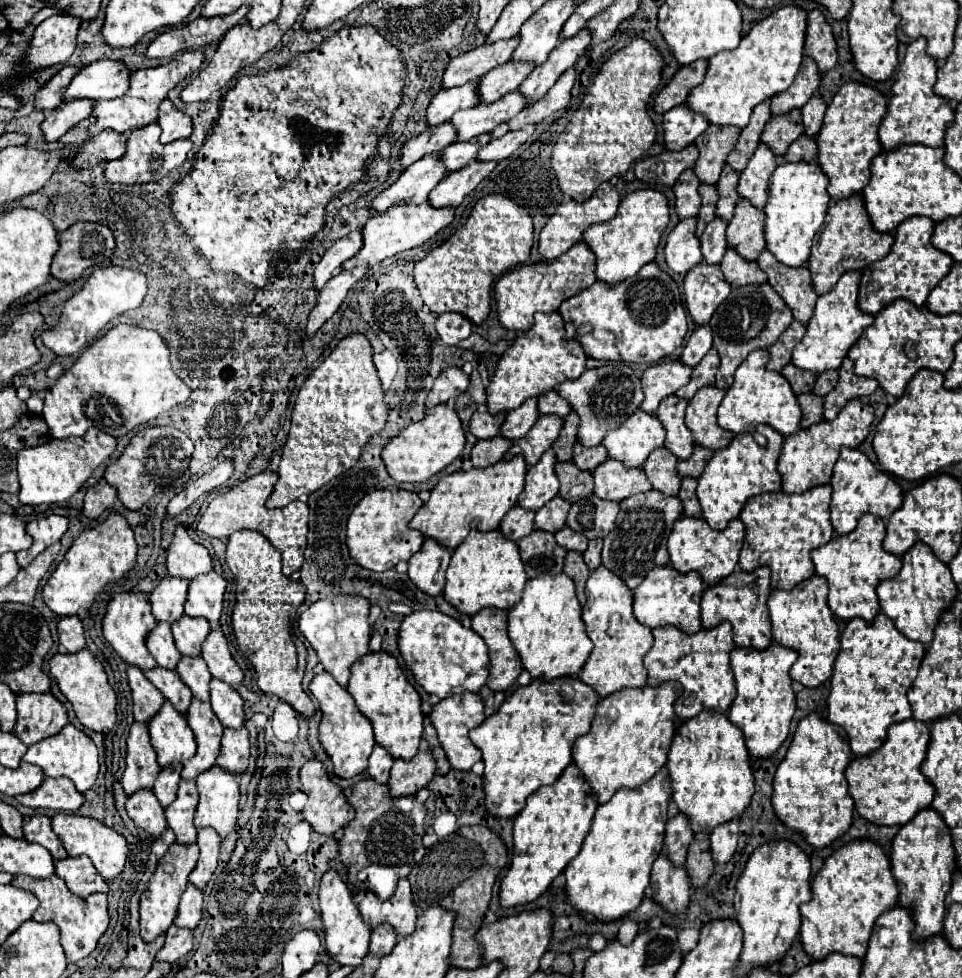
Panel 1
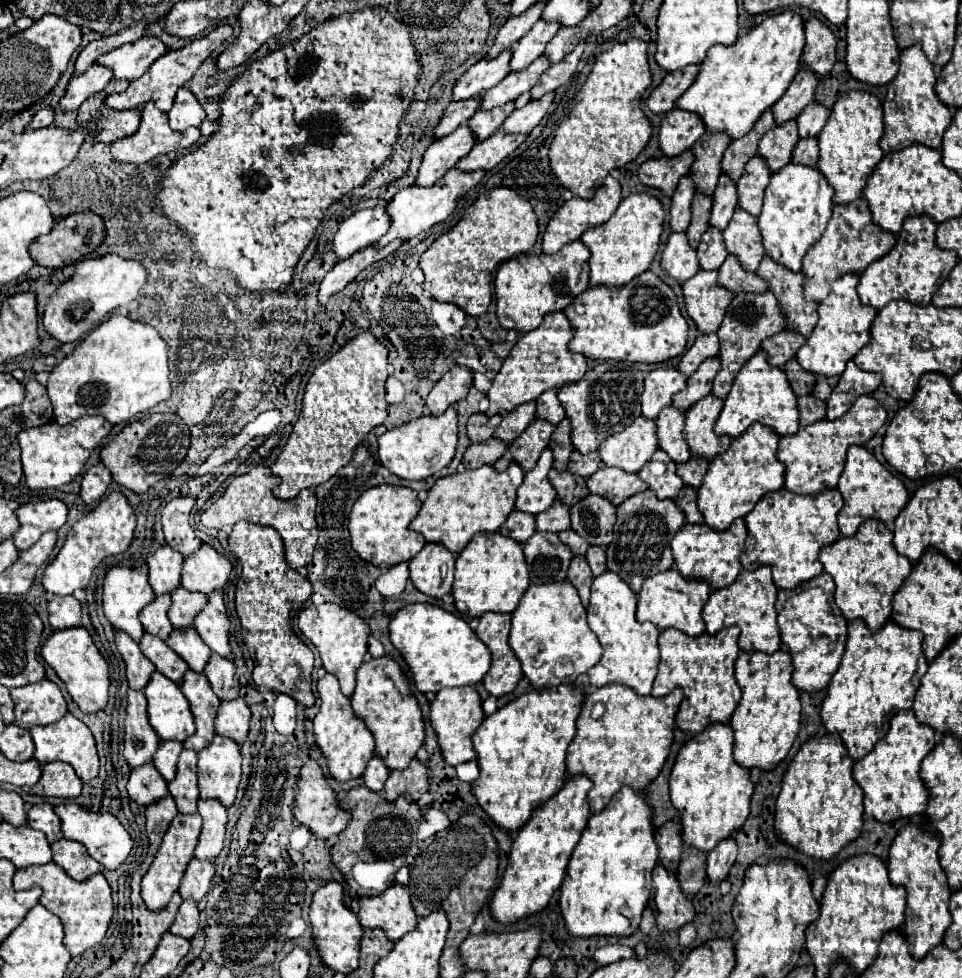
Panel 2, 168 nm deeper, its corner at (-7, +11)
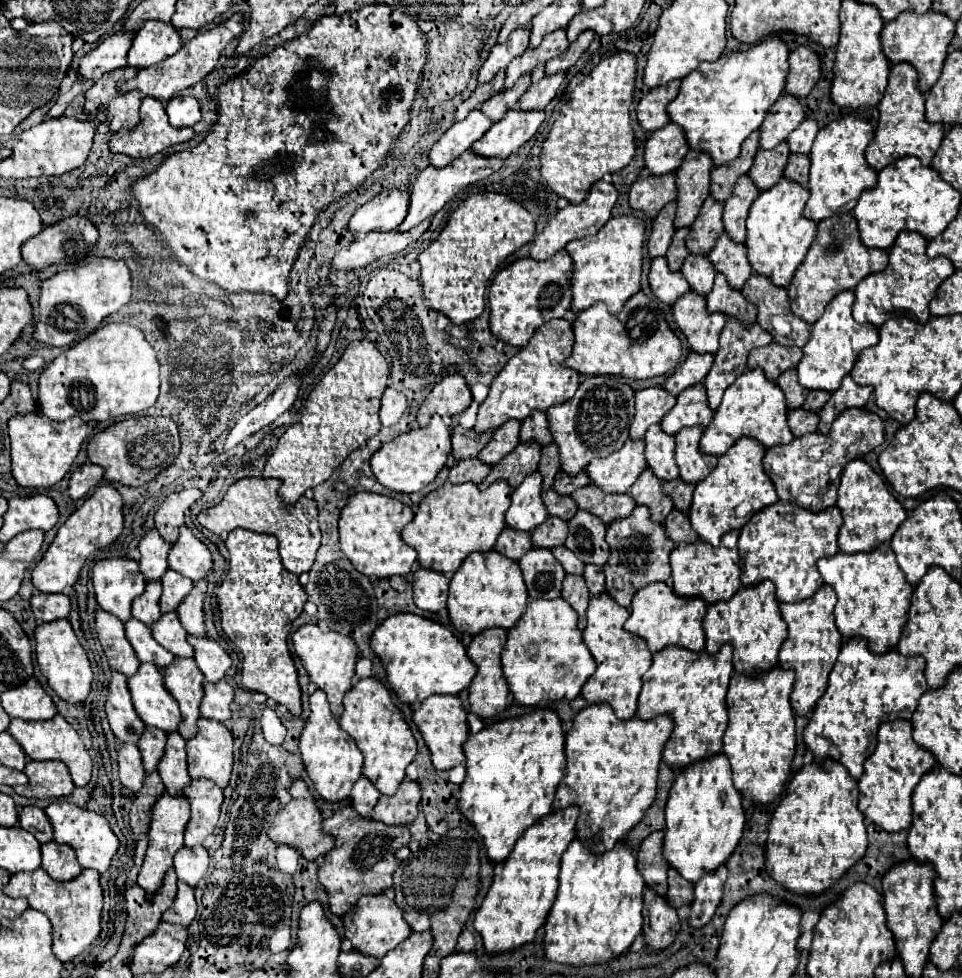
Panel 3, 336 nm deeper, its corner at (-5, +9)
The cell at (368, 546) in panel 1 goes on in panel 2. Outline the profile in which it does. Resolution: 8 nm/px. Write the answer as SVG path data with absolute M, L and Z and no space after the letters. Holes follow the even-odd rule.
M380 485L380 487L372 487L372 489L364 491L356 499L356 503L350 511L348 531L350 531L352 549L362 559L366 559L368 563L372 563L376 567L392 567L392 565L410 561L426 545L426 541L424 541L424 537L420 537L420 533L408 529L410 521L418 515L420 505L422 503L418 501L418 493L412 489L406 489L406 487Z

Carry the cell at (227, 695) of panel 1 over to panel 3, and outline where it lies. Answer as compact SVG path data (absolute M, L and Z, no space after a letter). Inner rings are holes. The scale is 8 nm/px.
M188 635L188 643L194 647L194 661L208 683L218 683L226 679L232 659L216 641L210 641L208 637Z

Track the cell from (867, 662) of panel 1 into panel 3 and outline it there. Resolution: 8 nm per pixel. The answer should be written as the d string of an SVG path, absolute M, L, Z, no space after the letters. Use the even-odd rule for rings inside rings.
M862 637L848 639L828 677L826 693L818 699L804 731L804 741L808 749L814 751L814 761L830 757L858 779L864 771L864 761L876 747L878 727L886 721L910 719L918 705L918 697L926 689L924 659L920 655L904 657L896 649L872 653Z

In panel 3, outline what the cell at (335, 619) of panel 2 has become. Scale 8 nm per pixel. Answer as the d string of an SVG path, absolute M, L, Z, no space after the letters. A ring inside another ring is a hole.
M318 623L302 625L296 633L292 633L292 641L294 641L296 655L304 661L304 667L310 675L310 681L316 683L322 691L326 691L328 701L330 701L330 709L334 711L336 717L340 717L344 711L342 699L344 699L346 691L352 687L354 665L358 659L356 641L350 639L348 635L342 635L342 633L332 631L332 629L322 631L322 627Z

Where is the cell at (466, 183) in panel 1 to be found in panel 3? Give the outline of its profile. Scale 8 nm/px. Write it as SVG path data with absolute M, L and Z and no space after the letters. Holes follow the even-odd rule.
M516 105L504 115L504 119L494 123L484 133L484 137L470 147L470 151L482 157L508 159L514 151L532 139L542 121L544 111L518 111Z

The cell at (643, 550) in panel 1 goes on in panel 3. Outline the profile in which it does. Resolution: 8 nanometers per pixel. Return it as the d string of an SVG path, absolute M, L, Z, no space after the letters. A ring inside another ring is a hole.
M634 507L634 511L626 519L616 519L614 523L610 523L608 533L606 533L606 543L610 545L610 559L602 567L606 575L606 591L622 607L630 607L632 597L642 587L656 581L666 581L670 577L668 555L674 549L674 543L666 539L666 531L662 531L662 523L652 521L648 507ZM616 577L622 579L624 583L622 589L614 587Z

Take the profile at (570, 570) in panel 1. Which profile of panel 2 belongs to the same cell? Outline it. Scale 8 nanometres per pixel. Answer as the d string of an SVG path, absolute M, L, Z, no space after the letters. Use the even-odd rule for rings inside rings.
M574 557L572 563L570 563L570 569L568 569L568 581L576 587L580 599L582 599L582 605L588 607L590 603L590 585L592 585L592 571L588 569L588 563L584 557Z

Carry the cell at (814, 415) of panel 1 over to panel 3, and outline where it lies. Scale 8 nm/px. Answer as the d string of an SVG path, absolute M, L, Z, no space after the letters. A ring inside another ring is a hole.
M790 409L788 411L788 425L790 425L790 431L800 437L804 433L810 433L810 431L816 431L818 429L818 413L814 411L806 411L806 409Z

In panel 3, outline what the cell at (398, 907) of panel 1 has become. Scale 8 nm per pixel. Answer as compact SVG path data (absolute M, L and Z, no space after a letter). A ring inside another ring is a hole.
M366 895L358 899L354 909L344 915L344 937L350 939L352 947L366 953L366 955L376 955L384 957L388 951L398 947L408 935L410 927L406 927L406 919L402 915L402 909L388 899L386 895Z

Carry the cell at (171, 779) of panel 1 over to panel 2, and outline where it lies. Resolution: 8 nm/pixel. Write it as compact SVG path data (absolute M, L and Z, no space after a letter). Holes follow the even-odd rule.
M160 741L160 747L156 749L152 763L166 781L172 781L172 777L176 775L176 761L182 749L184 745L180 741Z

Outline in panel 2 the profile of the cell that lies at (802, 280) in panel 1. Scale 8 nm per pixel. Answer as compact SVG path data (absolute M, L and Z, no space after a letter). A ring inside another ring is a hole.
M764 257L756 269L756 275L762 277L768 283L768 289L776 295L778 307L786 317L786 329L808 339L818 321L818 305L804 299L802 273L792 273L790 269L784 269Z

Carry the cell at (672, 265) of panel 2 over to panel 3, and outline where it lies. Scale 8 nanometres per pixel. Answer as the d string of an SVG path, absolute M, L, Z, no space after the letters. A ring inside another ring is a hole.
M658 257L652 261L648 281L650 281L654 295L668 305L672 305L682 293L686 293L690 289L686 279L682 279L680 271L670 271L666 257Z

